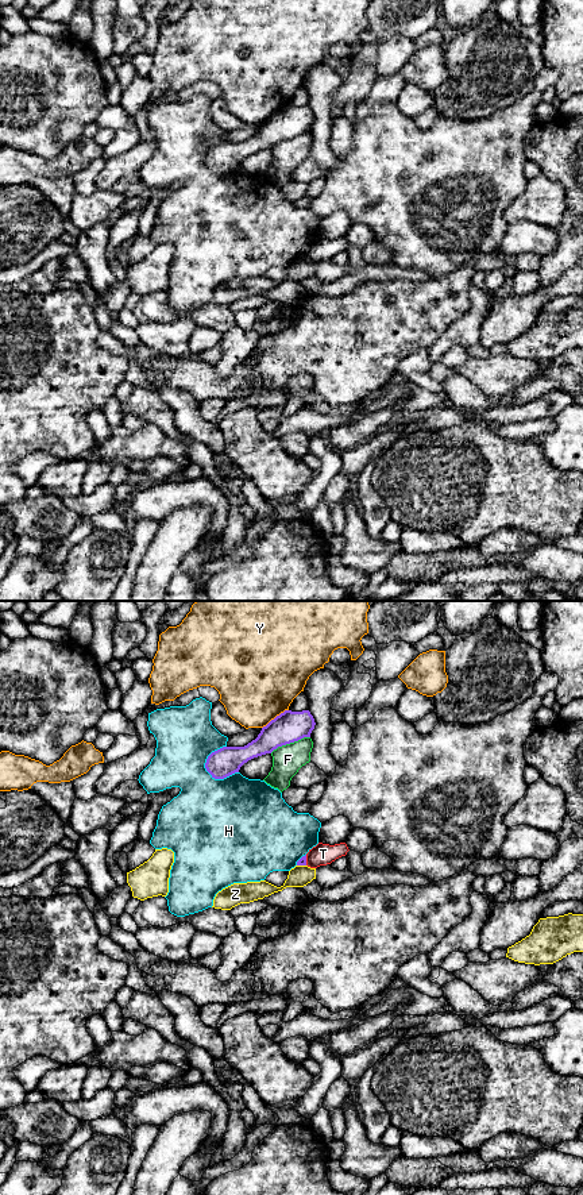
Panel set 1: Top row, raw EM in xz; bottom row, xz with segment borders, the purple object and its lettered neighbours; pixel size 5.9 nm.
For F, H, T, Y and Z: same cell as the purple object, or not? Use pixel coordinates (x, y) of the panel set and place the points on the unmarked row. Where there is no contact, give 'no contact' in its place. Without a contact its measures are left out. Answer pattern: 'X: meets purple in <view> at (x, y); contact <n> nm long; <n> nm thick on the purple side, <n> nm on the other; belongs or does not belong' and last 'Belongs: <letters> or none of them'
F: meets purple in xz at (289, 138); contact 260 nm long; 190 nm thick on the purple side, 180 nm on the other; does not belong
H: meets purple in xz at (207, 154); contact 220 nm long; 170 nm thick on the purple side, 360 nm on the other; does not belong
T: meets purple in xz at (305, 255); contact 60 nm long; 50 nm thick on the purple side, 130 nm on the other; does not belong
Y: meets purple in xz at (275, 112); contact 200 nm long; 190 nm thick on the purple side, 480 nm on the other; does not belong
Z: meets purple in xz at (301, 259); contact 60 nm long; 50 nm thick on the purple side, 130 nm on the other; does not belong
Belongs: none of them

